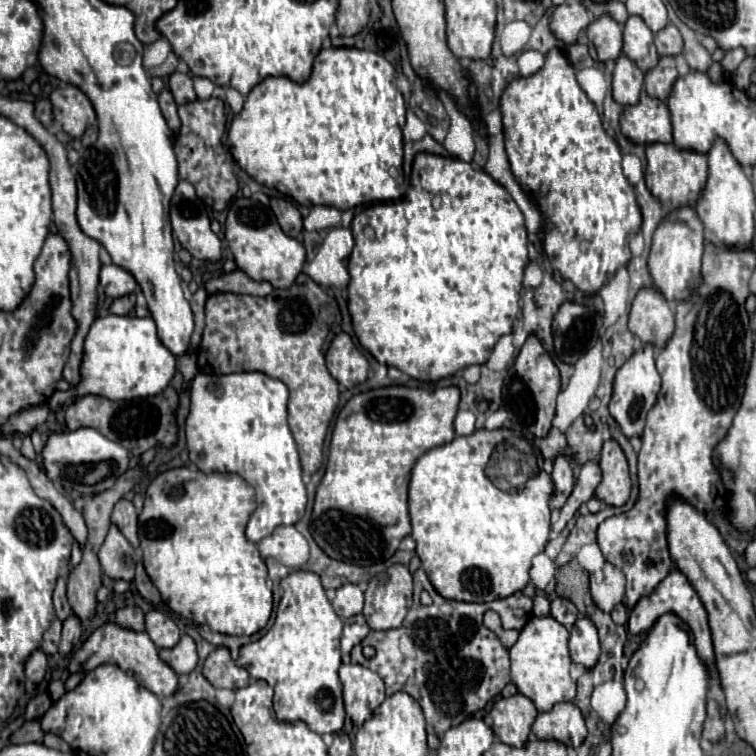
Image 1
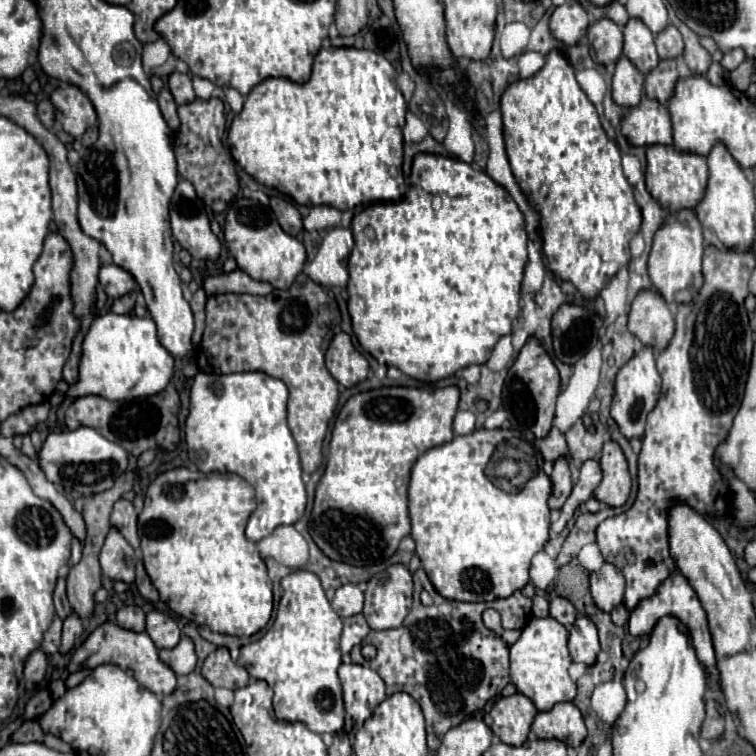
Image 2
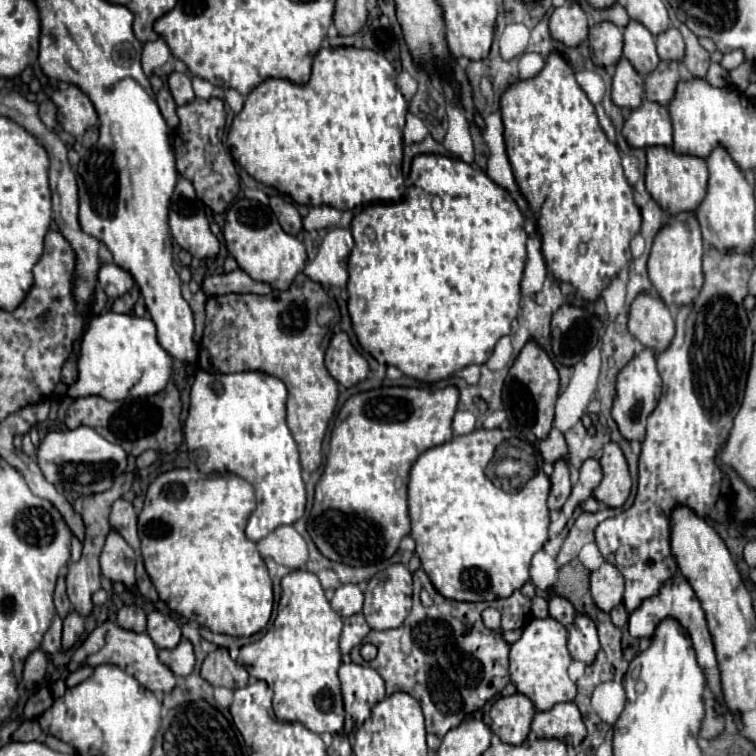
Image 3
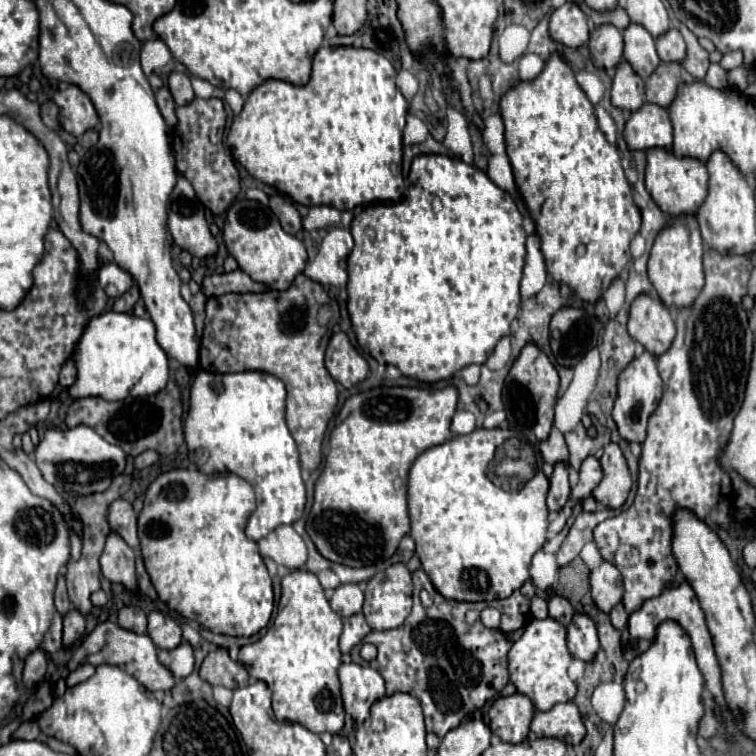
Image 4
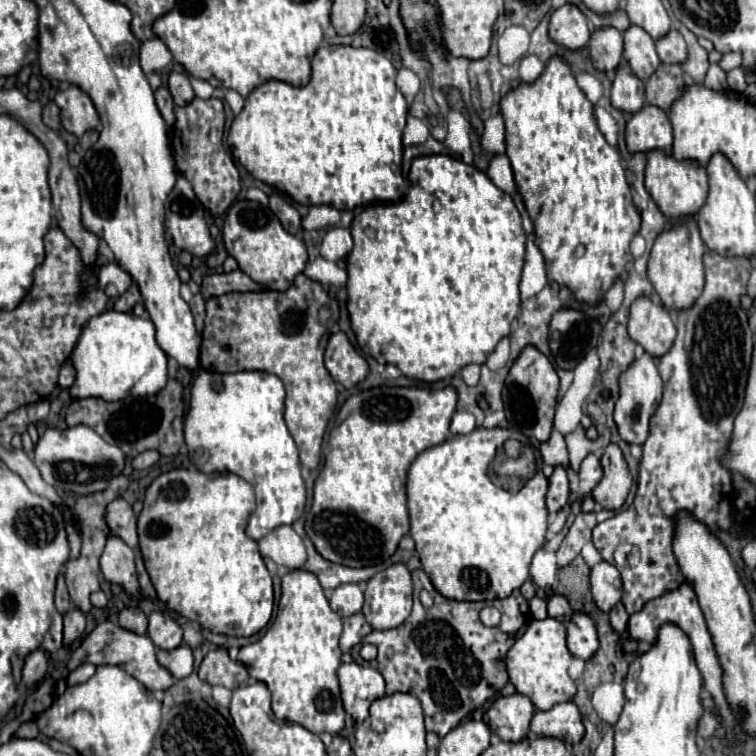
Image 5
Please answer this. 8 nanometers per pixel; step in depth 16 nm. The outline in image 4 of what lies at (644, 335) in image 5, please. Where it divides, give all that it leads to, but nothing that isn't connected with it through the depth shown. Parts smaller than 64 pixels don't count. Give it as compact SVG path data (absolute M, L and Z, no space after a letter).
M638 296L630 306L628 334L650 354L664 354L676 336L670 310L654 296Z

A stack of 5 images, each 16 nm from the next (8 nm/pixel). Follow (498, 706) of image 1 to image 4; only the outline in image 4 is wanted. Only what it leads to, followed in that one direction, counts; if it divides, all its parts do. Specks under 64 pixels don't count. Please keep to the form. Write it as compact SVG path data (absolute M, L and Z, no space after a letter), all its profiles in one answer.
M524 694L500 696L488 710L490 730L504 742L518 744L526 738L534 716L534 704Z

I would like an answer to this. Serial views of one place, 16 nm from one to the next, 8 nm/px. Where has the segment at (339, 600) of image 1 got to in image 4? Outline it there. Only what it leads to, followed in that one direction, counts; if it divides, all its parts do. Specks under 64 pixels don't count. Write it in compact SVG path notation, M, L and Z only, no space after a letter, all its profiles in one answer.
M342 584L334 590L334 596L330 598L330 606L340 616L352 616L362 610L364 594L358 588L358 584Z

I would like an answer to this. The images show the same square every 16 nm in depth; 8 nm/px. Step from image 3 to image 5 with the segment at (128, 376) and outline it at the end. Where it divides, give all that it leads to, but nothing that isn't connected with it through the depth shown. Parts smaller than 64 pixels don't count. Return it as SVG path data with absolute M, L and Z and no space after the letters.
M106 310L100 316L92 316L88 320L78 336L78 342L72 350L70 356L74 368L76 368L76 380L70 388L70 394L74 398L88 398L96 396L102 400L122 400L128 394L130 396L148 396L160 392L168 380L168 370L166 370L166 354L162 348L156 344L154 338L154 324L150 320L138 318L132 312L116 312L116 310Z

